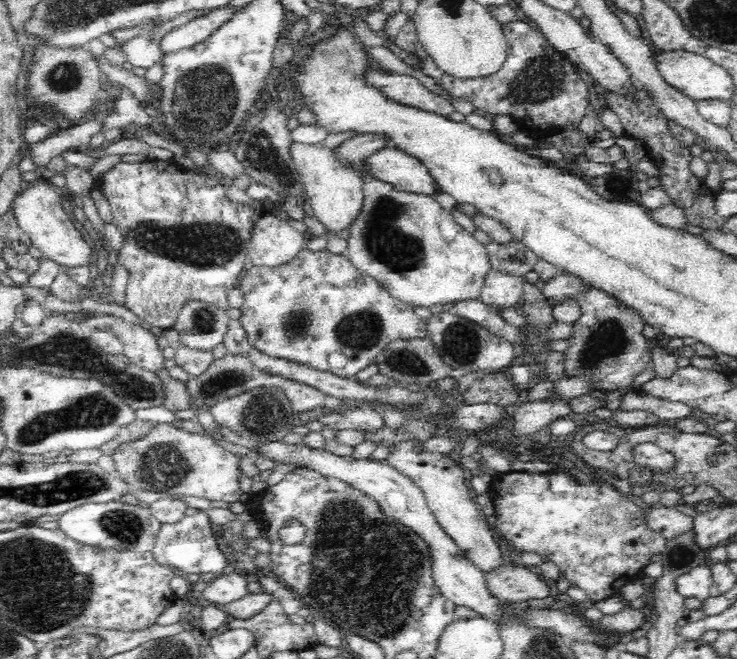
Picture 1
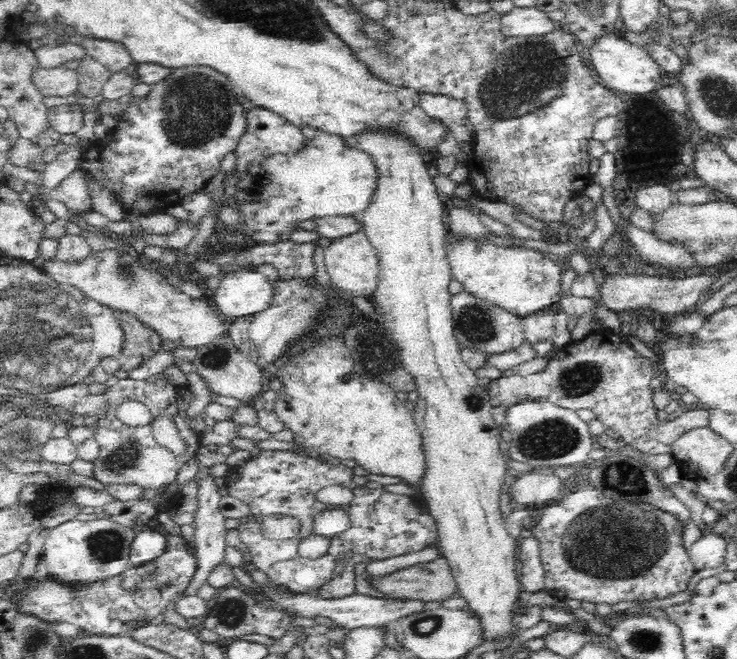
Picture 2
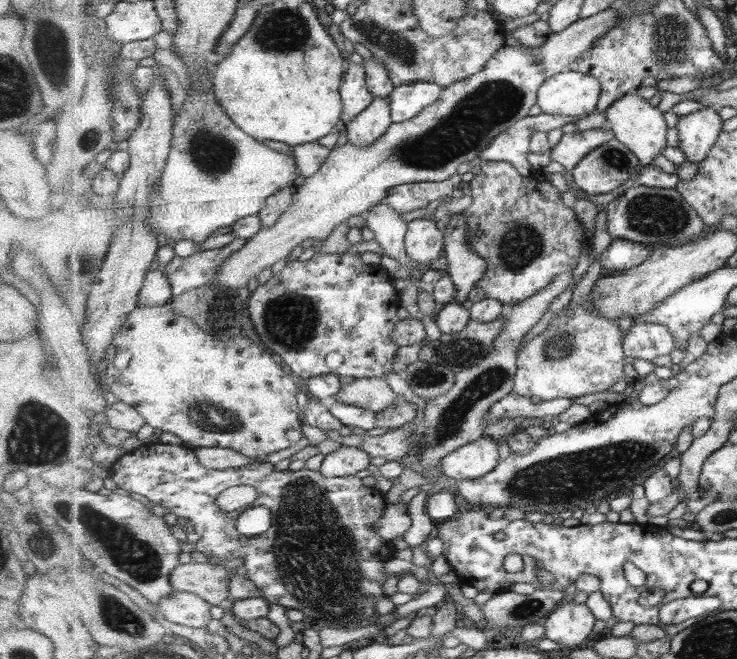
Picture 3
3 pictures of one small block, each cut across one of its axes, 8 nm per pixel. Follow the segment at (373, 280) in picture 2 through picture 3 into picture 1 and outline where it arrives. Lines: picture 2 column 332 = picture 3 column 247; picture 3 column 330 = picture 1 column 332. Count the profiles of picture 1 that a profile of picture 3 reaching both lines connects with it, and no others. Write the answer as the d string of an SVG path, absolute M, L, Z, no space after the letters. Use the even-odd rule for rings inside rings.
M292 142L290 154L294 159L296 170L302 175L304 195L309 198L316 219L324 224L325 232L338 234L340 230L348 230L350 224L353 224L363 210L362 172L355 166L339 162L331 149L324 148L321 143Z

